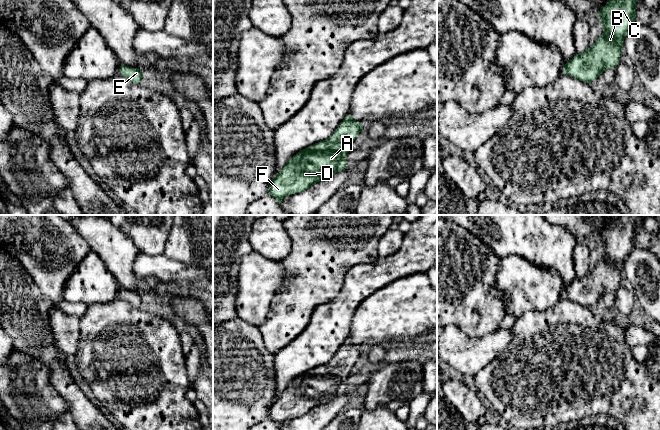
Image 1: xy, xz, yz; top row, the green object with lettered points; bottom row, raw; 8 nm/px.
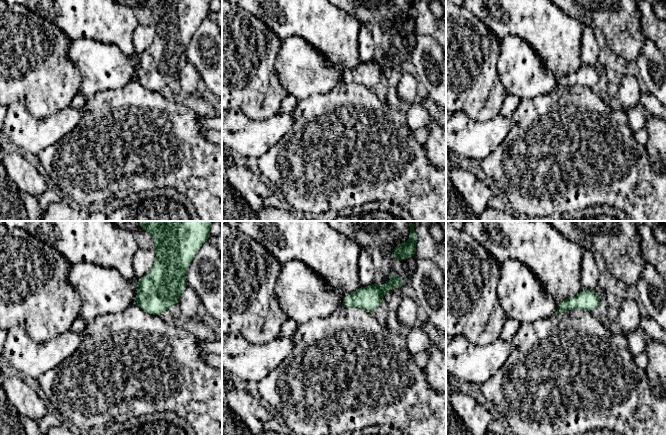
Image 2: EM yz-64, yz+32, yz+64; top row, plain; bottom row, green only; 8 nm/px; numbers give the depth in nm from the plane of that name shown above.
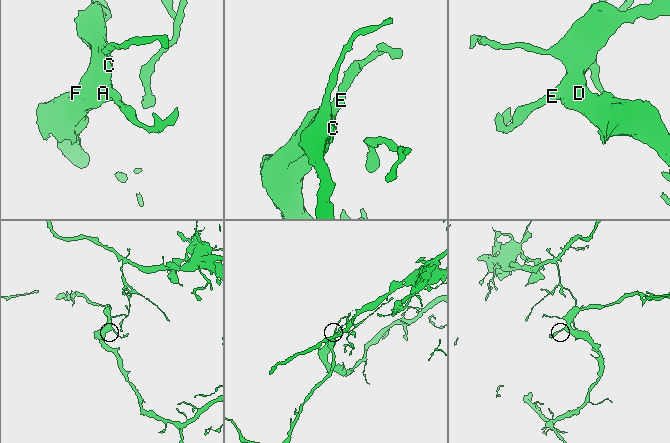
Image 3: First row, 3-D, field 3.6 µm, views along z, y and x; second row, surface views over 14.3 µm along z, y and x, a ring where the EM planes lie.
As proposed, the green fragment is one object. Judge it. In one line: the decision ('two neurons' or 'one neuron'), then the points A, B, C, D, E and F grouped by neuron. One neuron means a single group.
one neuron; A B C D E F

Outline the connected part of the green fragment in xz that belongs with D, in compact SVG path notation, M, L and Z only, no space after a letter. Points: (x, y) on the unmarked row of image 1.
M347 337L344 344L329 363L317 366L299 375L289 383L281 395L270 406L268 418L274 421L280 430L281 425L285 421L305 415L313 408L328 403L334 397L347 394L347 384L345 381L365 349L366 347L354 345L351 337Z

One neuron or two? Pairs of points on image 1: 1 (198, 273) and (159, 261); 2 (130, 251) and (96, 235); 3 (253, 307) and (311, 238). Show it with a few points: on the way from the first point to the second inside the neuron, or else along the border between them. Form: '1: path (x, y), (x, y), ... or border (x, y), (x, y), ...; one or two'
1: path (188, 273), (169, 270); one
2: path (122, 251), (118, 251), (104, 238); one
3: border (279, 261), (285, 270), (285, 281), (278, 292); two

